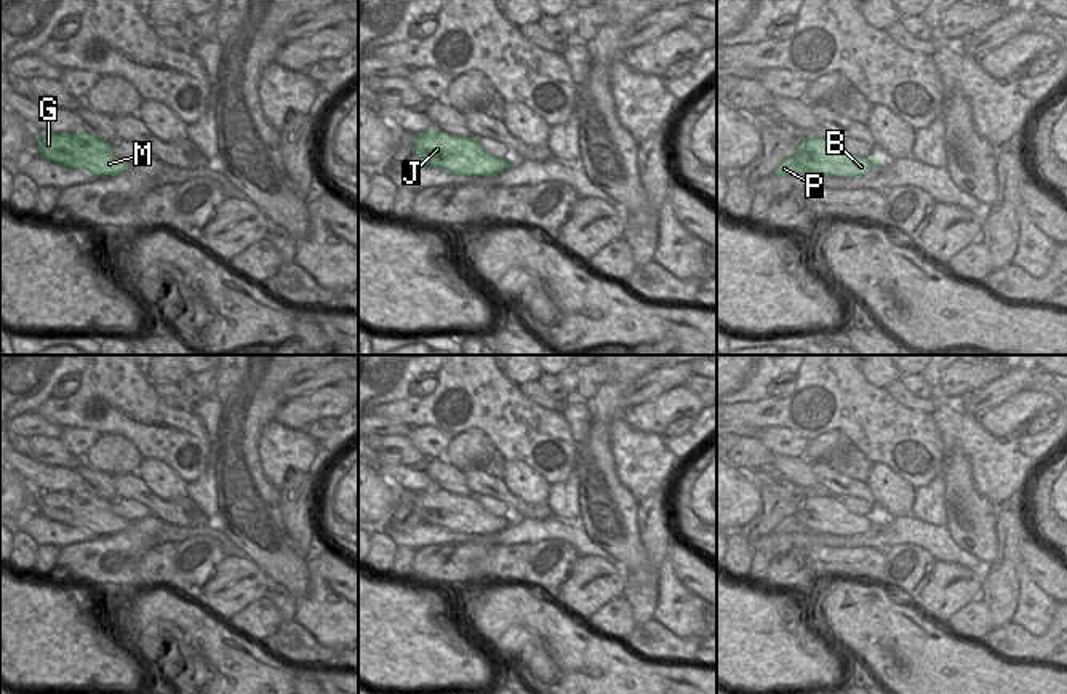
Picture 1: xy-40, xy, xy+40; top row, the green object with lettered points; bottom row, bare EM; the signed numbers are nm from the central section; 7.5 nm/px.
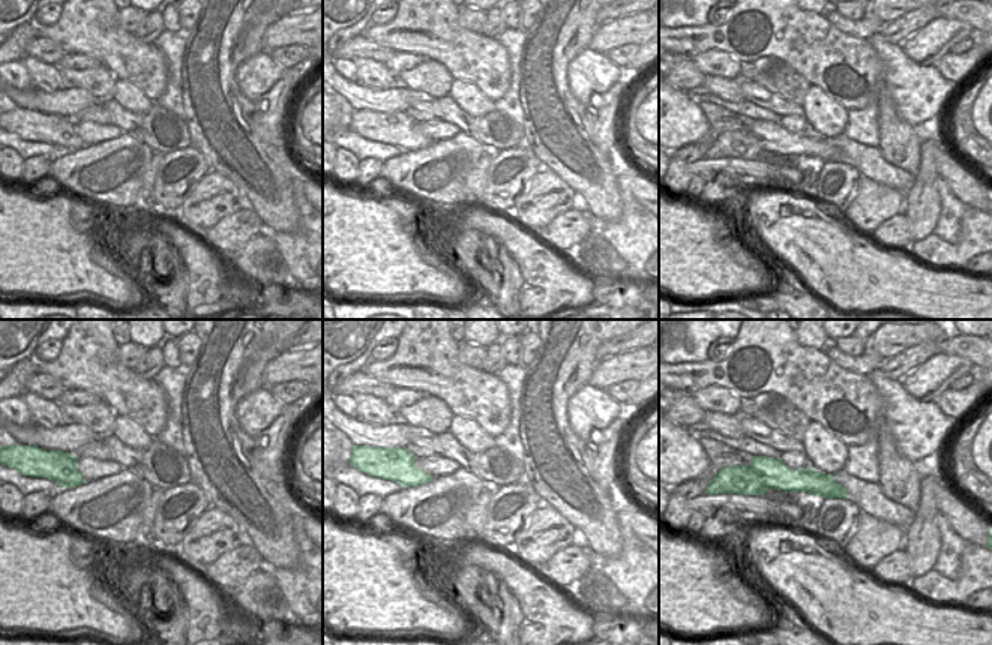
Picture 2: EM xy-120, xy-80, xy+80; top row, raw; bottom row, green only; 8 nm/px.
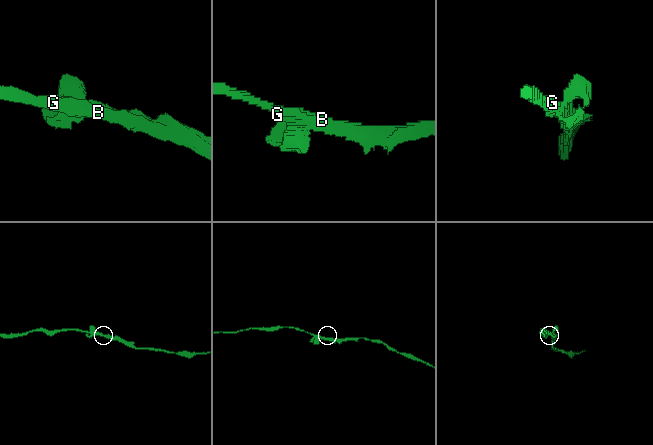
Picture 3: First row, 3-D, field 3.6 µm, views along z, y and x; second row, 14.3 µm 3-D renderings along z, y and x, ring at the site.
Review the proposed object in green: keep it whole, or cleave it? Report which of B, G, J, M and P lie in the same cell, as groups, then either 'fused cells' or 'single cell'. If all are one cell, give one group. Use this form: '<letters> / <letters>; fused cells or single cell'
B G J M / P; fused cells

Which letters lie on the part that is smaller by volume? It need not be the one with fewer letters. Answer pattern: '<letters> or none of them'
P

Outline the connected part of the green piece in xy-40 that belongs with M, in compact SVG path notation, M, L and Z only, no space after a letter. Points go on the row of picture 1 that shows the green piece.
M43 133L38 138L38 152L59 165L86 170L96 177L115 176L130 163L110 152L110 144L88 133Z

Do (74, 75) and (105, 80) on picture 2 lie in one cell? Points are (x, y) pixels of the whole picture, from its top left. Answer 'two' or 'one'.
one

